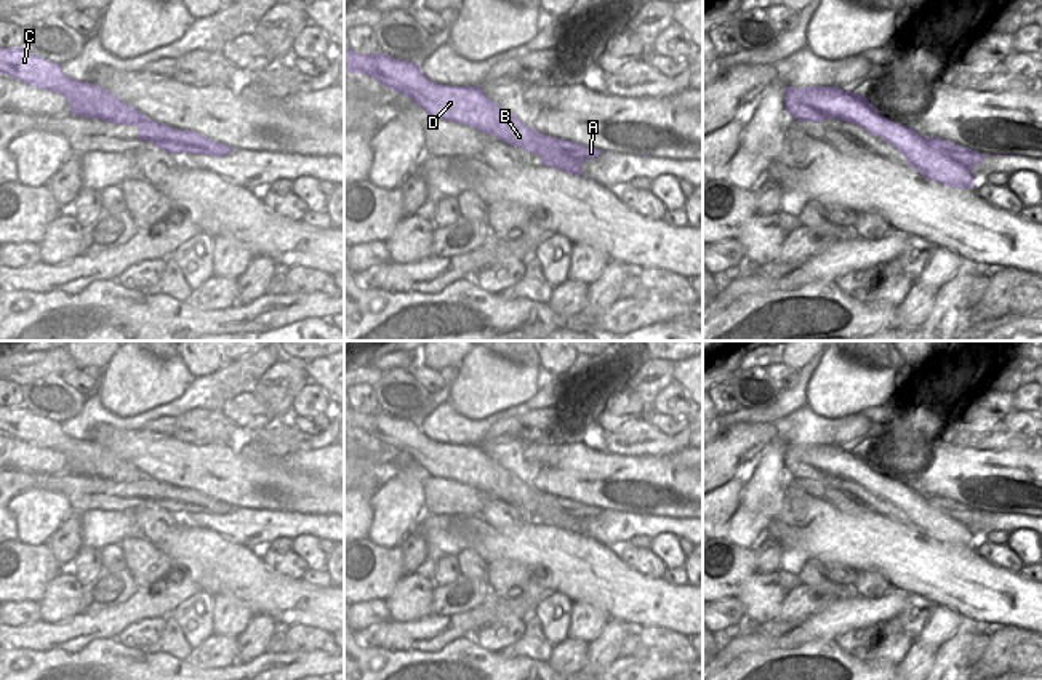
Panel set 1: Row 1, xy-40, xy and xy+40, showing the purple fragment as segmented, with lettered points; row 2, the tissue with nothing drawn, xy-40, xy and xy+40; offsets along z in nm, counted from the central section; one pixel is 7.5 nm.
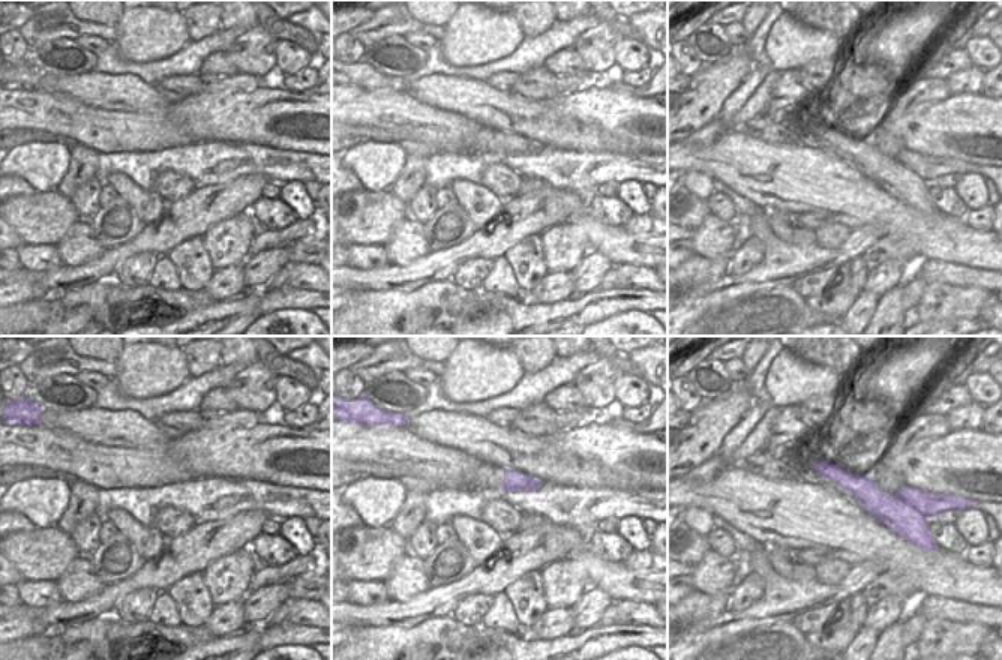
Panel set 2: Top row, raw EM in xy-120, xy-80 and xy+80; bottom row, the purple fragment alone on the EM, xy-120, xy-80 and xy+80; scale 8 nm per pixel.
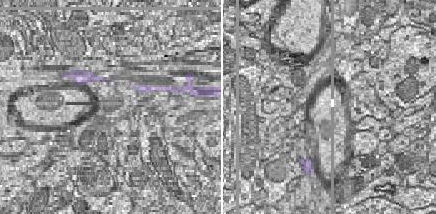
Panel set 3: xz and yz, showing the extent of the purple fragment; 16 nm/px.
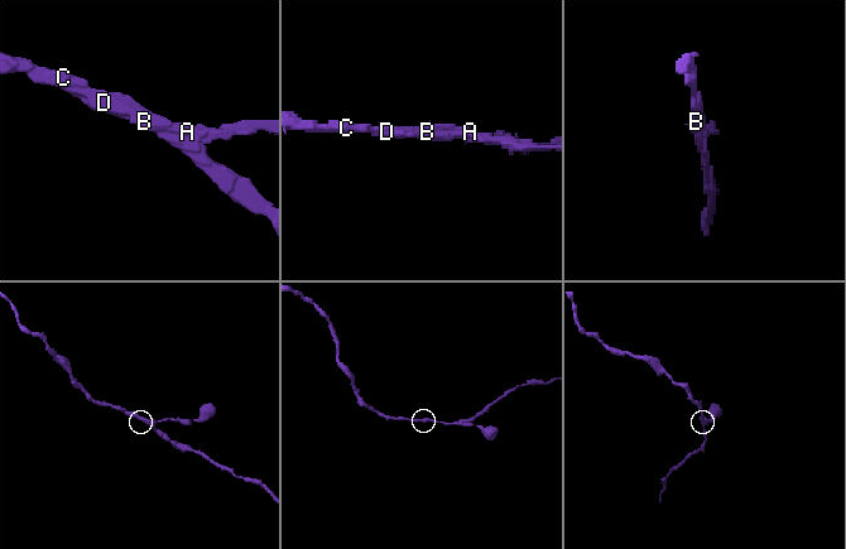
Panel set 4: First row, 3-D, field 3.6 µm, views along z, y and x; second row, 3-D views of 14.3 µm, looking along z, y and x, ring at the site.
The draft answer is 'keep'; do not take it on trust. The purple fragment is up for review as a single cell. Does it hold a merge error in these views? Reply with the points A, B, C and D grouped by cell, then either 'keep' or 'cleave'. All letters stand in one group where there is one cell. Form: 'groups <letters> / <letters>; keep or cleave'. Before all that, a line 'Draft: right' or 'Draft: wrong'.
Draft: wrong
groups A B / C D; cleave

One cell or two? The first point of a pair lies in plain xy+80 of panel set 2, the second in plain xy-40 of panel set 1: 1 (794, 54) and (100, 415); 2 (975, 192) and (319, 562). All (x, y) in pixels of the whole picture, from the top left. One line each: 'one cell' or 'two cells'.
1: two cells
2: one cell

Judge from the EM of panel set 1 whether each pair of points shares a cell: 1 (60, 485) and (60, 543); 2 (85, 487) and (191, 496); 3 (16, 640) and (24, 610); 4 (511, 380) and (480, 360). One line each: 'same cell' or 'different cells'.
1: different cells
2: same cell
3: different cells
4: same cell

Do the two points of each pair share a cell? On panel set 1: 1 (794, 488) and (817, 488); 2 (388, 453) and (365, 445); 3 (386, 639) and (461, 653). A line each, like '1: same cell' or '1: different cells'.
1: same cell
2: same cell
3: different cells

